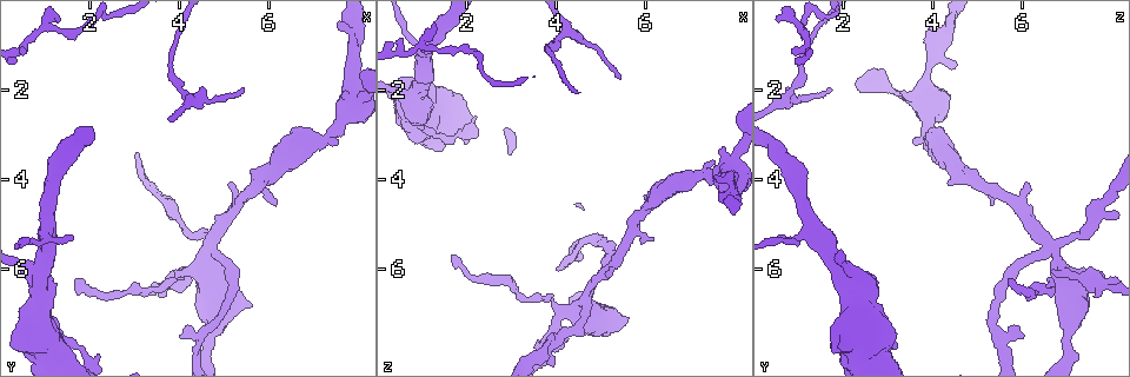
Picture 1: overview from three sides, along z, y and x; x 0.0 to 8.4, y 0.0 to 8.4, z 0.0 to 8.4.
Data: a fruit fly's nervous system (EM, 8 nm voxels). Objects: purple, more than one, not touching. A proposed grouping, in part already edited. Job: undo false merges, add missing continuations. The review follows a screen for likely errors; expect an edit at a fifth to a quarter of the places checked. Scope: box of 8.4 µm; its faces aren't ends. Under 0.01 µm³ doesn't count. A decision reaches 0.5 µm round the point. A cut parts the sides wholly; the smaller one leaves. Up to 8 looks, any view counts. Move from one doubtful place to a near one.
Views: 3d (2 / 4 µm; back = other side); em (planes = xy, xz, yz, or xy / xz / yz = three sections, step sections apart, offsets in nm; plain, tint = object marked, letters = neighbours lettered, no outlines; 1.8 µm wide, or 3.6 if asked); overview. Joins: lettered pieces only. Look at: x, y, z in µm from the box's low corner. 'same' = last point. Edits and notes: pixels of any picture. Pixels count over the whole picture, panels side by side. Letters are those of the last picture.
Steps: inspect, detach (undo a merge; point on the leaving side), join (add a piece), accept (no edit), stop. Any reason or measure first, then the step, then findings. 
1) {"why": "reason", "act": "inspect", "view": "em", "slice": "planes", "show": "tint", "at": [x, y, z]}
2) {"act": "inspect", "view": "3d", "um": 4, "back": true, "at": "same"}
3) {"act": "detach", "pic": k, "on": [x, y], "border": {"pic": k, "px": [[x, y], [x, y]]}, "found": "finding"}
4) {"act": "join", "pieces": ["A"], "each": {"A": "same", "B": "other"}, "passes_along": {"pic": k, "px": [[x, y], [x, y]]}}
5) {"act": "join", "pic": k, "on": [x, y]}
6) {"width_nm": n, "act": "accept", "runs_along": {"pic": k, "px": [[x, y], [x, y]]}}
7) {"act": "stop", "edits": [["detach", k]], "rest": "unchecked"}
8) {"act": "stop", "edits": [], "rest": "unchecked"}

{"why": "abrupt turn", "act": "inspect", "view": "3d", "um": 4, "back": true, "at": [4.70, 5.10, 6.40]}

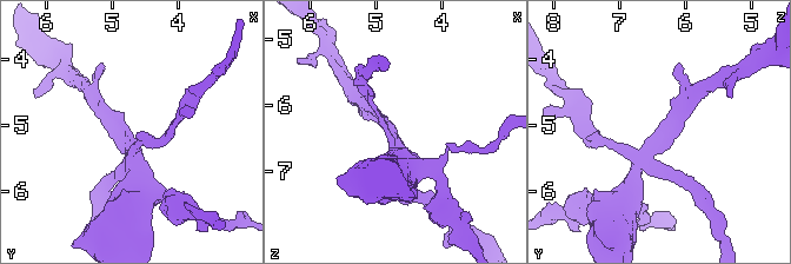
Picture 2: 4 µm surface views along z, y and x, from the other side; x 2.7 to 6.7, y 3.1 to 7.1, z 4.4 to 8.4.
{"act": "inspect", "view": "em", "slice": "planes", "show": "letters", "at": [4.70, 5.15, 6.45]}

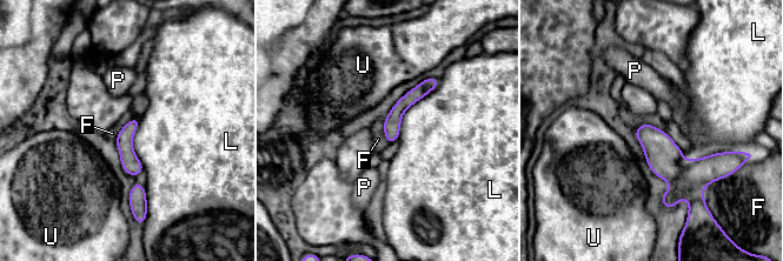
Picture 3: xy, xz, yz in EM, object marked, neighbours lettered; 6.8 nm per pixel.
{"act": "detach", "pic": 3, "on": [696, 174], "each": {"F": "other", "L": "other", "P": "other", "U": "other"}, "border": {"pic": 3, "px": [[688, 161], [670, 185]]}, "found": "two neurons meet here"}

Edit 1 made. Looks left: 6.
{"why": "redraw", "act": "inspect", "view": "overview"}

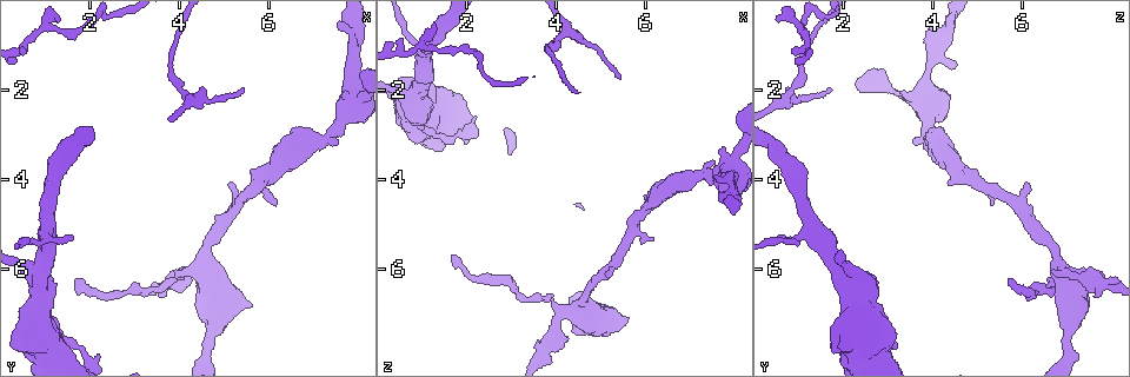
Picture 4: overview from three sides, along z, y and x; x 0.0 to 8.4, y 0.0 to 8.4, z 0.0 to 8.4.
{"why": "branch stops here", "act": "inspect", "view": "em", "slice": "planes", "show": "letters", "at": [6.05, 4.55, 5.35]}

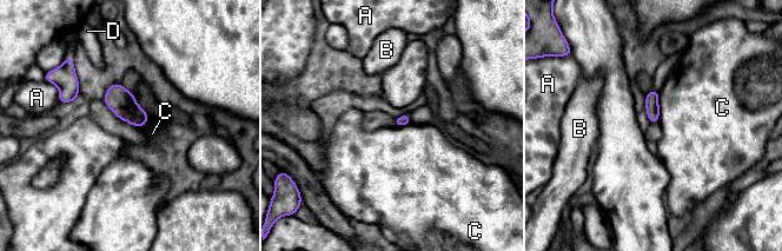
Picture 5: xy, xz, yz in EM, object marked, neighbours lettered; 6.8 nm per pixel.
{"act": "accept", "each": {"A": "other", "B": "other", "C": "other", "D": "other"}, "border": {"pic": 5, "px": [[660, 92], [658, 121]]}, "found": "none of them fits"}

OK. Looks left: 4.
{"why": "two arms in line, one across", "act": "inspect", "view": "em", "slice": "planes", "show": "plain", "at": [0.90, 6.30, 2.15]}

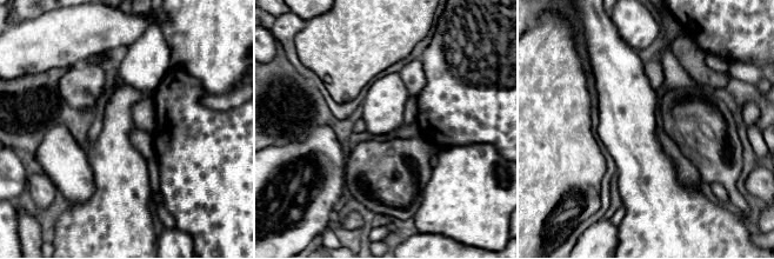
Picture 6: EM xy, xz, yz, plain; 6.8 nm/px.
{"act": "inspect", "view": "em", "slice": "planes", "show": "tint", "at": "same"}

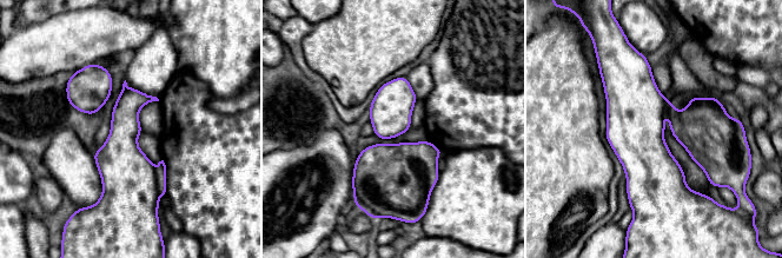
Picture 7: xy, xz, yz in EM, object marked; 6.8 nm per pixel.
{"act": "inspect", "view": "em", "slice": "planes", "show": "letters", "at": "same"}

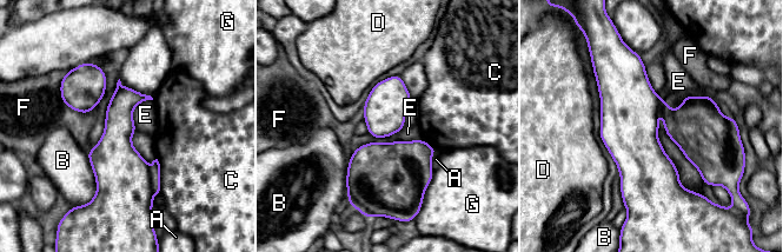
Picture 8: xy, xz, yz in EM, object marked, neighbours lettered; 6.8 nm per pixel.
{"act": "detach", "pic": 8, "on": [156, 166], "each": {"A": "other", "B": "other", "C": "other", "D": "other", "E": "other", "F": "other", "G": "other"}, "border": {"pic": 8, "px": [[150, 173], [150, 184], [153, 188]]}, "found": "a second neuron is stuck on"}

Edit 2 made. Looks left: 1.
{"act": "stop", "edits": [["detach", 3], ["detach", 8]], "rest": "unchecked"}

